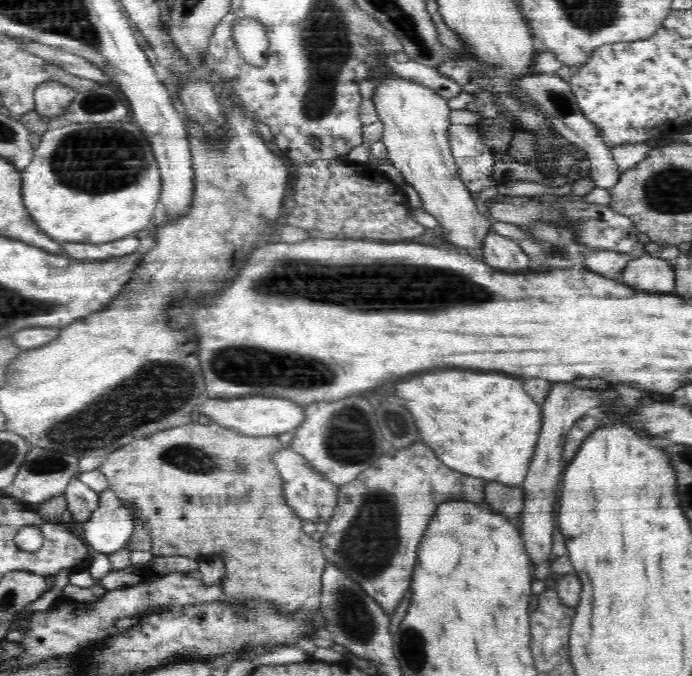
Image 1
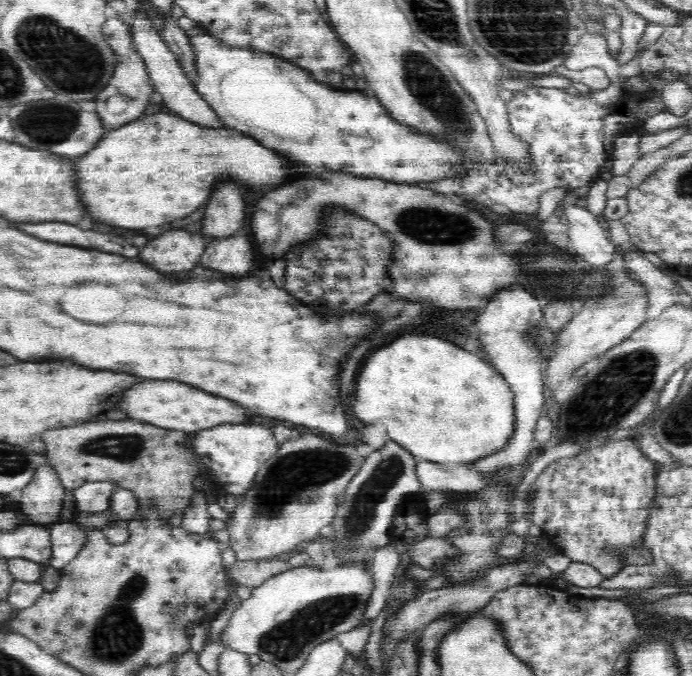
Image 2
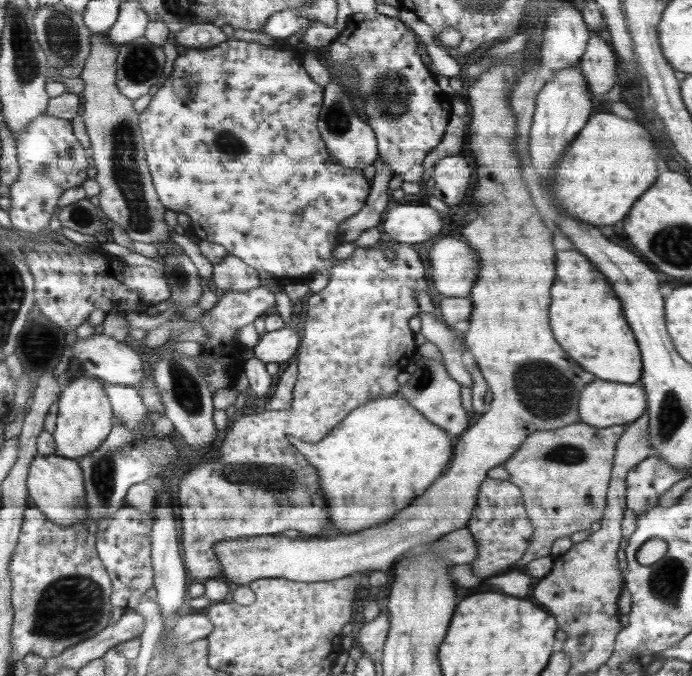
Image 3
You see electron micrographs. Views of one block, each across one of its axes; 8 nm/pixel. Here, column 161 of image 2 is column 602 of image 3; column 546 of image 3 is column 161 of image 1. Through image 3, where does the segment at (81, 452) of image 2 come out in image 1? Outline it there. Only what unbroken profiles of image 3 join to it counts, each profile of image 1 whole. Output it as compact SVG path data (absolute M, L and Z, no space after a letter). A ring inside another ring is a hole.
M197 421L182 426L166 429L150 436L142 438L134 444L117 448L105 457L97 467L98 470L107 478L109 489L121 500L125 507L137 506L140 510L140 517L148 522L152 529L152 548L151 552L155 556L186 556L197 562L210 562L214 558L223 558L226 564L226 577L221 581L227 597L234 599L238 603L246 603L247 599L262 599L278 604L278 610L294 611L300 610L304 603L311 596L321 595L322 574L325 573L327 559L324 557L320 548L319 541L312 539L311 534L304 532L302 524L304 519L294 514L293 507L285 502L283 490L283 480L277 466L272 458L276 452L287 448L288 445L278 441L278 436L264 436L264 438L250 438L250 435L234 432L229 428L220 426L217 422L210 422L202 425Z

